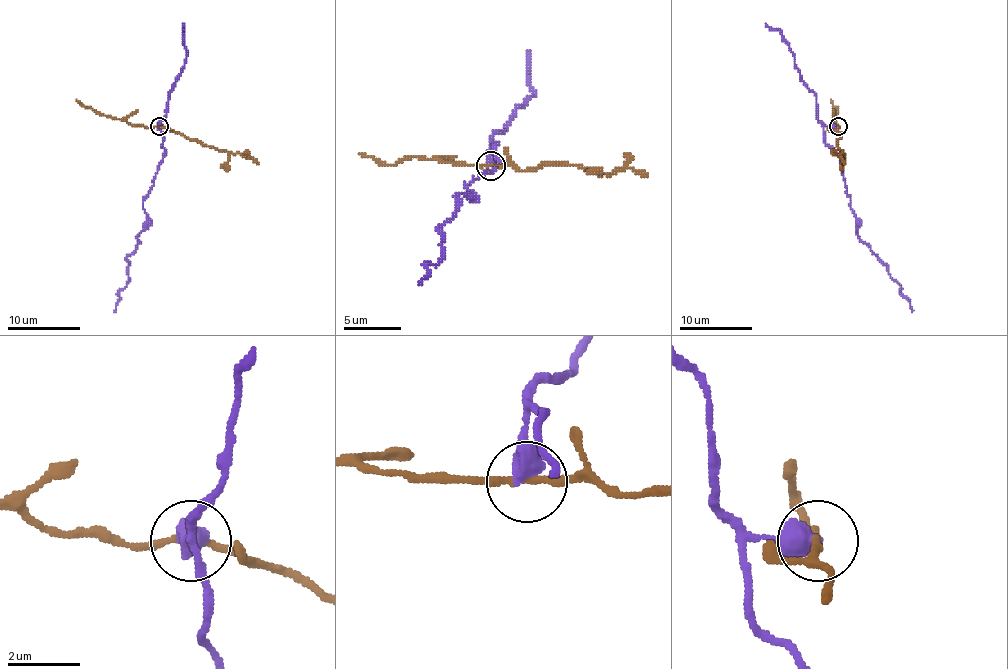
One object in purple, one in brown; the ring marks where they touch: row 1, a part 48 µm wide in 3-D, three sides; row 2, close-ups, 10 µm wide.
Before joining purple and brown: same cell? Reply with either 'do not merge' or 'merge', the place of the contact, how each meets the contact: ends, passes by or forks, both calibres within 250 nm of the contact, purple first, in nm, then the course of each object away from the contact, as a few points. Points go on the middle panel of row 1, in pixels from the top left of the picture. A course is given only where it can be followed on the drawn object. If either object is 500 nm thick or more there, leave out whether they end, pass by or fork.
do not merge; place (491, 165); calibres 600 and 180 nm; course purple (490, 165), (493, 142), (496, 168), (464, 185), (470, 196), (461, 193), (439, 230), (441, 259), (419, 282); course brown (490, 165), (527, 170), (538, 165), (564, 165), (598, 173), (633, 168), (647, 176)

